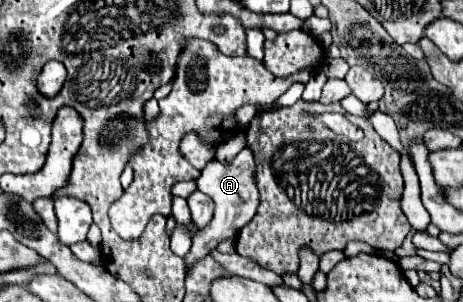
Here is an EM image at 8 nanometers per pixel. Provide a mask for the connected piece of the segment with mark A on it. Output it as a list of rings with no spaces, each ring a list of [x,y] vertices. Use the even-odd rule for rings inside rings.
[[[249,148],[242,149],[229,163],[221,163],[213,157],[203,167],[203,171],[197,179],[197,189],[207,193],[215,201],[215,215],[213,215],[213,223],[209,223],[205,229],[201,229],[201,235],[193,237],[193,247],[191,247],[189,255],[185,257],[187,267],[189,267],[189,263],[195,263],[197,259],[205,257],[211,249],[215,249],[219,241],[235,239],[239,235],[241,227],[245,227],[245,223],[249,223],[253,219],[253,215],[257,211],[259,195],[257,195],[257,187],[253,183],[252,151]]]

